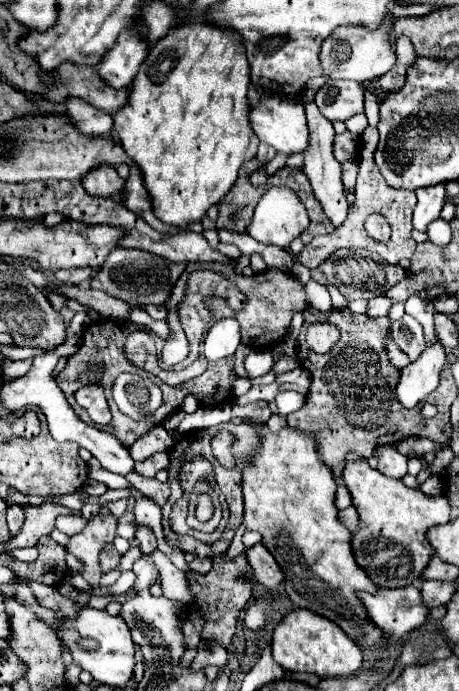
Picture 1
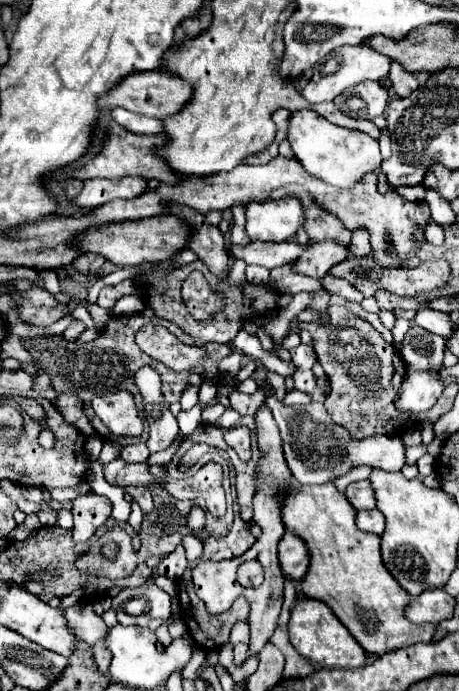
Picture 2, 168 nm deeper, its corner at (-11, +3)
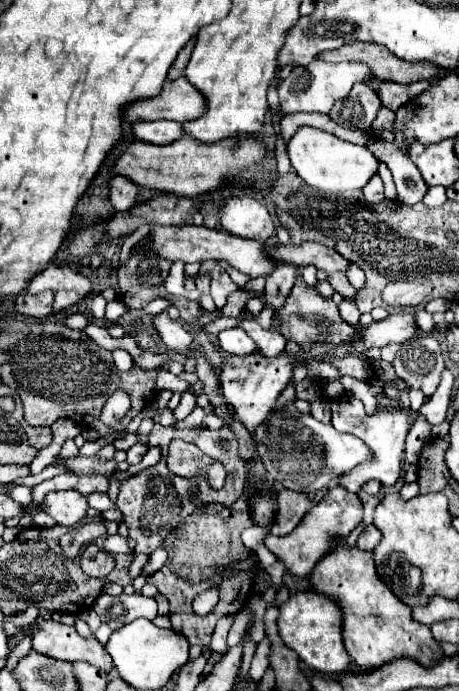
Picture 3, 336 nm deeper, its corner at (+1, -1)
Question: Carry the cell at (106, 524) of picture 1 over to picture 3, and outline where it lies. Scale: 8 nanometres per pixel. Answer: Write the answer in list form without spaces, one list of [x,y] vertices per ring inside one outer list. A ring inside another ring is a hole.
[[[68,489],[68,491],[52,491],[52,493],[48,493],[42,499],[40,509],[44,513],[48,513],[50,517],[54,517],[58,525],[74,527],[86,517],[88,503],[86,503],[84,495],[80,495],[74,489]]]

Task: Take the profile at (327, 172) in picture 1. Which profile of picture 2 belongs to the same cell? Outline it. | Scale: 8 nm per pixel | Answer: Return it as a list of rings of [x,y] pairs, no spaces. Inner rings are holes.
[[[358,227],[354,233],[352,233],[352,241],[350,241],[350,245],[352,245],[352,257],[358,257],[358,259],[362,259],[362,257],[368,257],[370,255],[370,233],[368,233],[368,229],[366,227]]]

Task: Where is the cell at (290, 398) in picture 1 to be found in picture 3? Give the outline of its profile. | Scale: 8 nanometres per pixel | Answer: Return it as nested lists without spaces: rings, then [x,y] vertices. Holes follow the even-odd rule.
[[[294,405],[268,413],[266,421],[254,429],[254,441],[268,479],[284,489],[300,493],[314,493],[330,487],[336,477],[370,457],[368,447],[358,437],[340,433],[332,427],[332,423],[324,425],[312,415],[300,413]]]

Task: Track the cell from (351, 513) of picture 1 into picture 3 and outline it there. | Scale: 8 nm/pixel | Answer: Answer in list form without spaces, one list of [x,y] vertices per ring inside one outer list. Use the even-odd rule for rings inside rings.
[[[368,525],[358,537],[358,547],[362,551],[374,551],[374,547],[380,543],[380,539],[382,539],[382,533],[374,525]]]

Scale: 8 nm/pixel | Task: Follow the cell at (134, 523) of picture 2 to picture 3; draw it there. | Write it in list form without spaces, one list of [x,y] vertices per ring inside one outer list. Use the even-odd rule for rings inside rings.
[[[90,493],[90,497],[86,497],[86,499],[88,499],[88,507],[92,507],[92,509],[96,509],[96,511],[106,511],[106,509],[110,509],[110,507],[116,507],[116,505],[108,499],[106,493]]]

